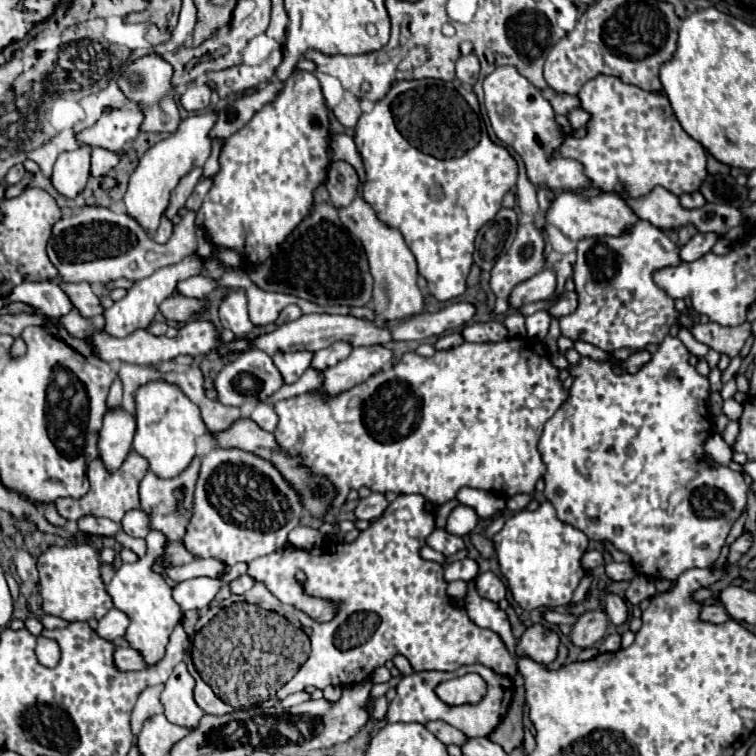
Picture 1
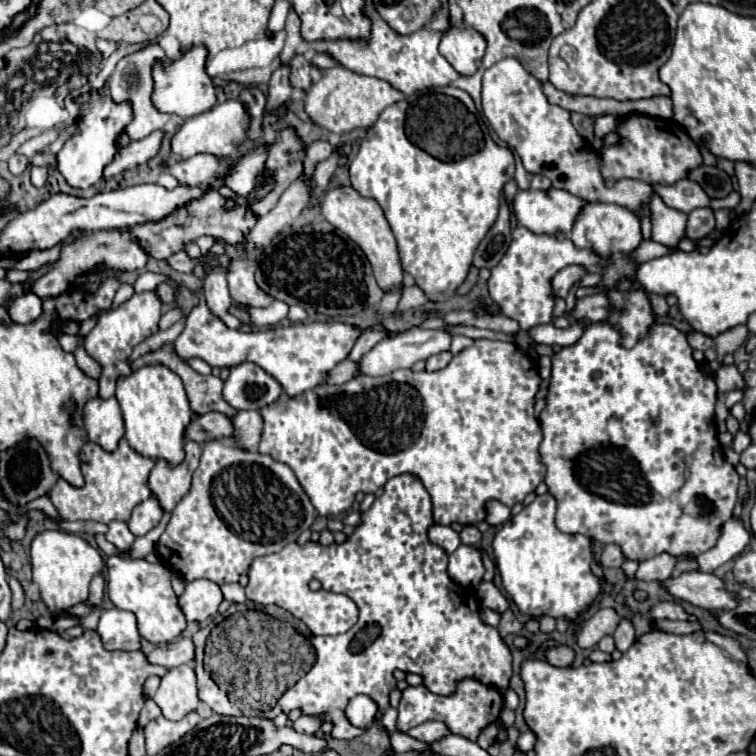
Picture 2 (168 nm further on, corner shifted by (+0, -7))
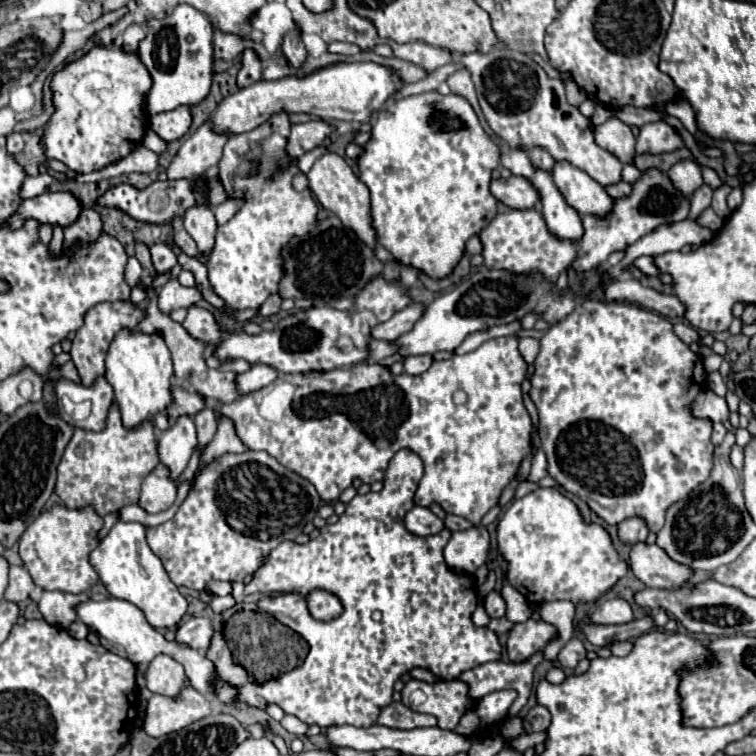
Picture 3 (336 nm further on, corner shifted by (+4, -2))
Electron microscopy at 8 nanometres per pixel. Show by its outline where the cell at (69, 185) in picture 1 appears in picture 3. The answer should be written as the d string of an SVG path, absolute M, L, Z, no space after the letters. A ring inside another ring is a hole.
M95 43L89 53L81 59L67 63L63 69L53 73L51 91L53 91L53 115L45 127L41 137L41 145L45 147L45 155L65 163L69 169L77 173L93 173L101 171L109 163L115 163L129 155L137 145L141 145L145 137L145 129L149 127L145 103L151 89L151 75L141 65L137 53L125 51L121 45L99 45Z

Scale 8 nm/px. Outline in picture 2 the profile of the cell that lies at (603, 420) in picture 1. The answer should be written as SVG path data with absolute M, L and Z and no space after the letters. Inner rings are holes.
M607 322L589 324L581 336L581 340L575 346L563 348L553 356L553 372L551 372L551 384L547 394L547 408L541 412L539 422L543 430L543 442L539 446L541 462L547 468L545 484L549 492L557 500L557 528L565 534L583 534L599 544L617 544L627 560L643 562L653 556L659 556L661 552L667 552L675 556L677 560L693 560L697 554L709 550L715 546L717 538L721 536L723 524L733 516L737 494L739 494L739 474L735 468L723 458L723 450L717 438L717 428L713 420L713 408L717 400L717 386L711 376L707 376L699 364L693 360L693 348L689 346L685 334L677 330L671 324L655 324L647 338L637 342L633 348L619 346L619 332L615 332ZM671 492L677 492L675 500L671 502Z

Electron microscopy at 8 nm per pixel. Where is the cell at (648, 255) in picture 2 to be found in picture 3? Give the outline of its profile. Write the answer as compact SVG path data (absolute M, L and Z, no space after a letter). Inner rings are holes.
M509 209L505 213L499 213L479 233L479 239L483 243L483 257L487 267L509 269L513 273L539 271L545 273L549 281L557 281L561 269L567 269L567 265L575 257L573 241L557 241L555 237L549 237L549 231L545 229L545 221L541 213L535 209Z

